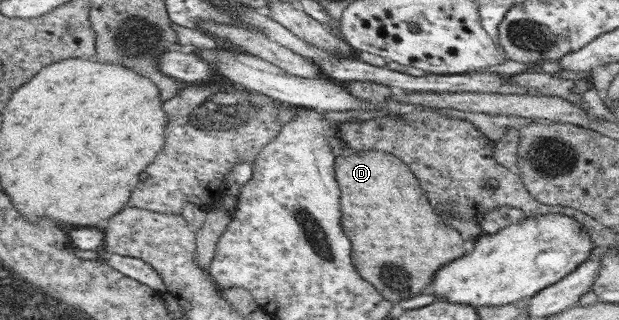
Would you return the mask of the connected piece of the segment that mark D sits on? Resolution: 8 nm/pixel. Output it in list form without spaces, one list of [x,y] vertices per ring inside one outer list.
[[[346,149],[336,158],[336,181],[341,184],[341,224],[345,224],[345,236],[353,240],[353,264],[393,304],[421,294],[423,288],[428,290],[433,272],[465,252],[458,230],[443,224],[433,214],[411,172],[404,161],[379,149]]]

